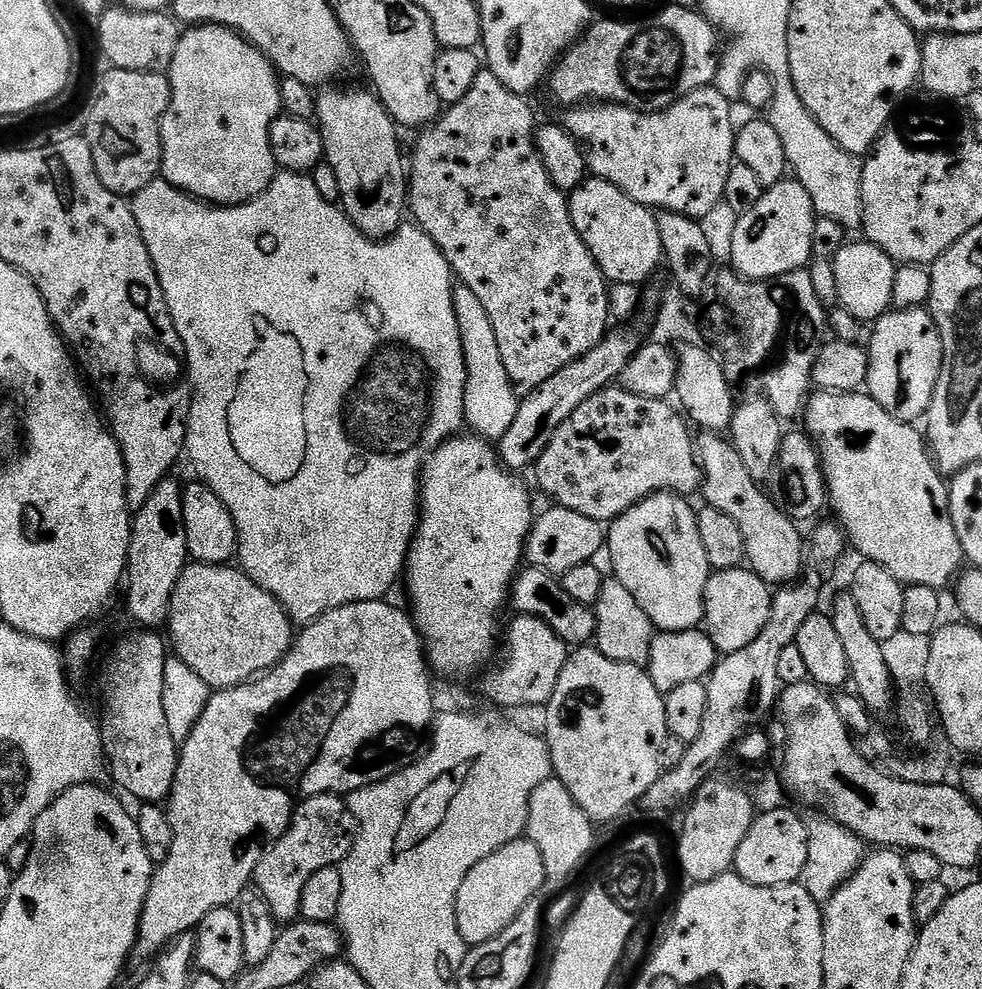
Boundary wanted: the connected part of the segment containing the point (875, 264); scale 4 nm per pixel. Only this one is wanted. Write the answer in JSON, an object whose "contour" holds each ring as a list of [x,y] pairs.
{"contour":[[[867,242],[845,243],[831,257],[831,262],[834,266],[834,282],[838,288],[839,307],[854,314],[856,320],[875,322],[893,307],[892,294],[898,265],[878,246]]]}

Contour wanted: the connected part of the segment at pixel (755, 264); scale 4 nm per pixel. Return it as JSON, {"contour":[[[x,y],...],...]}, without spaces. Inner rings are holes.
{"contour":[[[785,178],[774,187],[767,189],[759,202],[739,217],[736,229],[732,232],[732,264],[731,267],[745,280],[769,281],[788,272],[803,269],[813,259],[812,239],[817,222],[816,211],[810,202],[810,194],[795,178]]]}

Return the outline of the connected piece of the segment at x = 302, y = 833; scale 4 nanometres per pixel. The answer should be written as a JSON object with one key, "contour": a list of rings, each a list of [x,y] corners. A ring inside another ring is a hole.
{"contour":[[[327,792],[321,796],[309,796],[307,800],[297,804],[286,834],[282,834],[282,838],[264,849],[254,877],[254,887],[262,894],[262,898],[266,898],[266,906],[270,908],[276,921],[291,922],[300,916],[302,890],[306,882],[310,882],[310,877],[318,874],[318,870],[335,868],[344,863],[356,841],[356,829],[354,814],[339,795]]]}

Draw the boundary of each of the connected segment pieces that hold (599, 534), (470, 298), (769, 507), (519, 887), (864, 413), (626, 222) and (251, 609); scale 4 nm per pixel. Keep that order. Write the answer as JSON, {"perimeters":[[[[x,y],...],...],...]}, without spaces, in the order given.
{"perimeters":[[[[548,506],[544,513],[537,515],[528,531],[528,540],[524,543],[524,555],[527,563],[540,568],[550,575],[563,578],[574,566],[582,566],[597,559],[606,544],[606,528],[594,518],[585,518],[559,506]]],[[[463,286],[453,287],[452,301],[460,327],[464,366],[468,371],[464,383],[464,422],[480,439],[499,442],[502,434],[510,430],[514,414],[518,414],[520,409],[517,389],[506,374],[506,366],[502,366],[502,354],[498,354],[498,338],[494,338],[494,326],[490,326],[490,318],[482,302],[478,302],[478,297],[470,294],[470,290]]],[[[701,431],[695,437],[694,443],[696,446],[696,465],[700,467],[700,479],[702,481],[702,493],[704,492],[704,501],[703,503],[707,505],[707,507],[713,508],[714,510],[722,510],[722,514],[726,514],[732,519],[734,522],[738,522],[738,530],[742,530],[742,542],[744,543],[744,558],[747,564],[747,567],[751,569],[751,571],[756,572],[758,574],[758,578],[762,578],[766,581],[770,586],[787,586],[793,581],[797,579],[801,575],[802,569],[806,564],[806,544],[802,539],[802,532],[800,536],[797,522],[791,519],[789,513],[782,510],[781,505],[775,504],[774,501],[771,500],[770,497],[767,496],[766,493],[763,492],[761,485],[754,478],[750,478],[750,470],[746,470],[746,466],[742,463],[742,458],[738,458],[738,450],[734,450],[734,446],[732,445],[731,439],[725,438],[723,435],[714,433],[714,432],[706,432]]],[[[530,839],[515,840],[482,858],[482,862],[466,874],[456,899],[456,921],[464,943],[475,946],[502,934],[502,930],[518,918],[522,906],[526,906],[545,884],[542,855]]],[[[863,391],[821,392],[809,395],[802,421],[820,455],[827,484],[828,501],[835,523],[844,529],[847,543],[866,560],[890,570],[907,586],[928,586],[937,590],[955,581],[965,556],[948,513],[949,485],[936,467],[919,427],[894,419]]],[[[585,179],[584,183],[577,186],[568,196],[568,213],[574,224],[574,230],[578,230],[586,250],[590,252],[594,262],[602,270],[605,281],[612,284],[640,286],[643,285],[643,280],[651,278],[652,271],[659,264],[661,267],[664,247],[662,246],[662,238],[658,234],[658,224],[653,209],[634,202],[634,198],[630,198],[622,190],[618,190],[618,186],[605,180]]],[[[192,562],[189,563],[184,573],[178,578],[178,586],[174,586],[174,594],[168,607],[166,636],[170,641],[171,647],[174,649],[175,655],[182,662],[186,662],[186,666],[190,666],[190,670],[194,670],[194,674],[198,674],[198,678],[202,678],[202,682],[206,682],[209,689],[223,690],[226,688],[237,688],[239,684],[246,684],[249,680],[267,672],[269,668],[273,668],[292,648],[294,625],[288,616],[288,611],[269,592],[262,590],[262,586],[258,586],[253,582],[239,567],[225,566],[223,564],[197,564]]]]}

